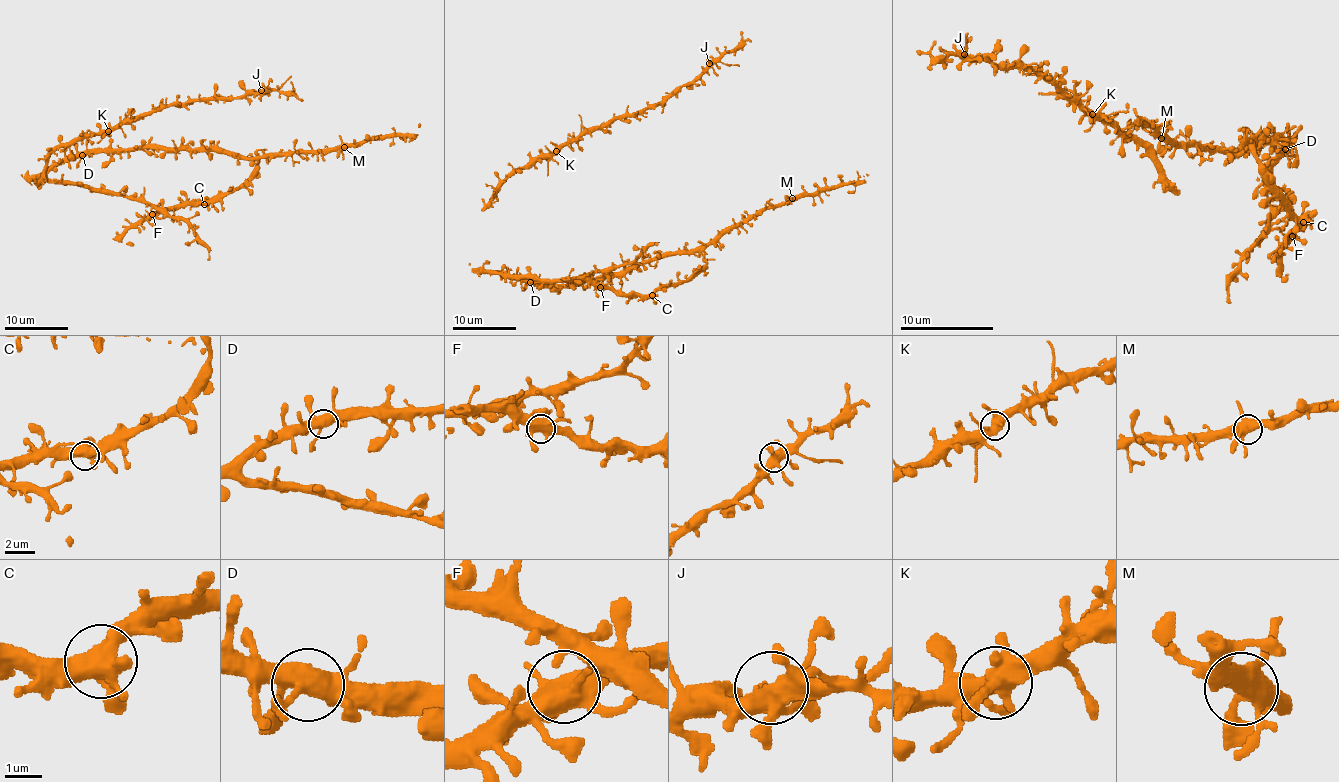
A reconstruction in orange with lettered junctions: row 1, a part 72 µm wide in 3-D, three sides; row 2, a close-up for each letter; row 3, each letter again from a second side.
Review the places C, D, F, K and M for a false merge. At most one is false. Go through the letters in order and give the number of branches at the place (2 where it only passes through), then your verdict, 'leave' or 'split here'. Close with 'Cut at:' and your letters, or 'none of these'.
C: 5 | leave
D: 5 | leave
F: 6 | leave
K: 5 | leave
M: 5 | leave
Cut at: none of these

